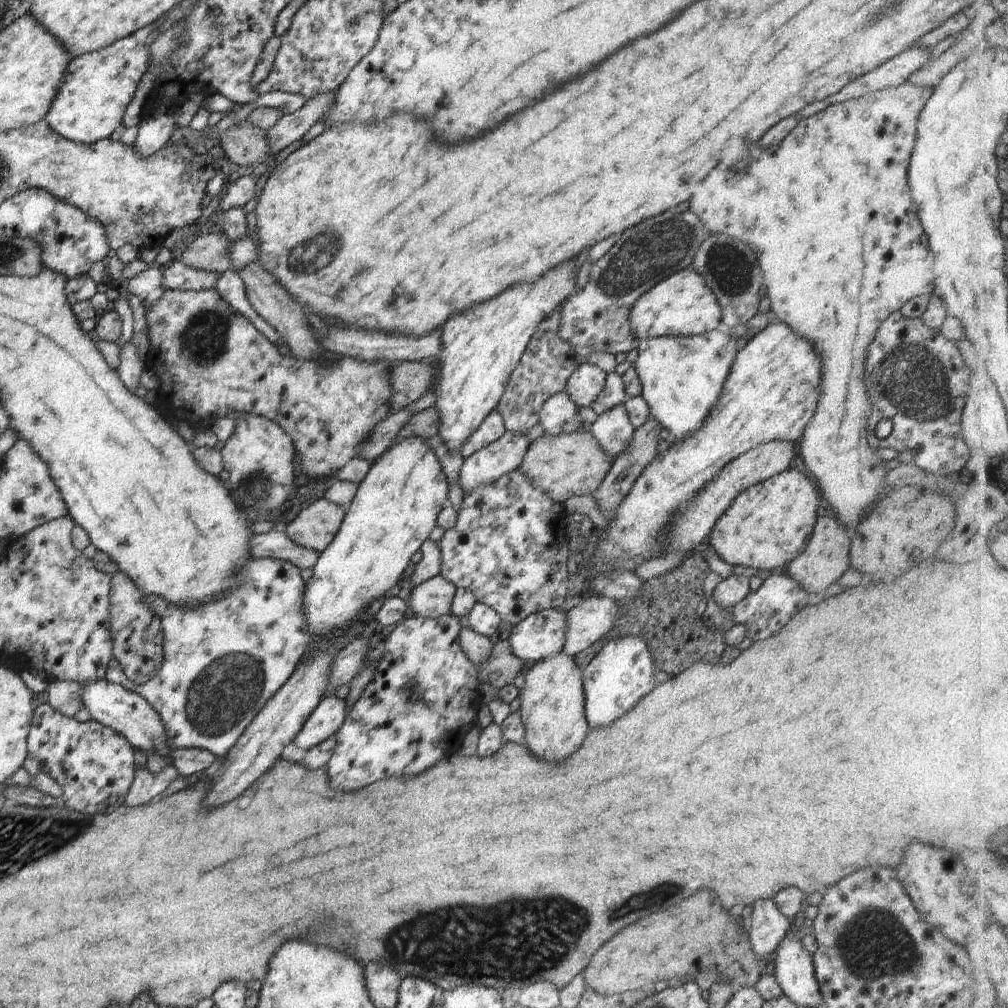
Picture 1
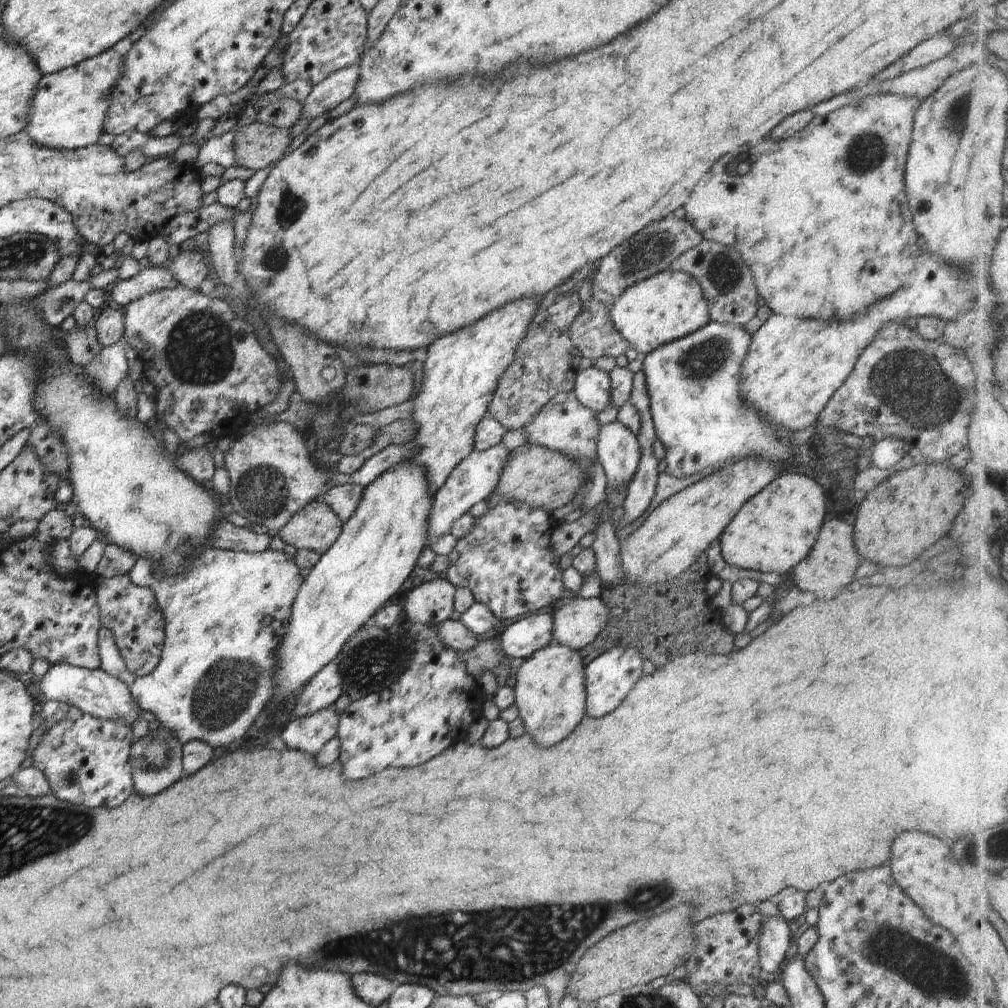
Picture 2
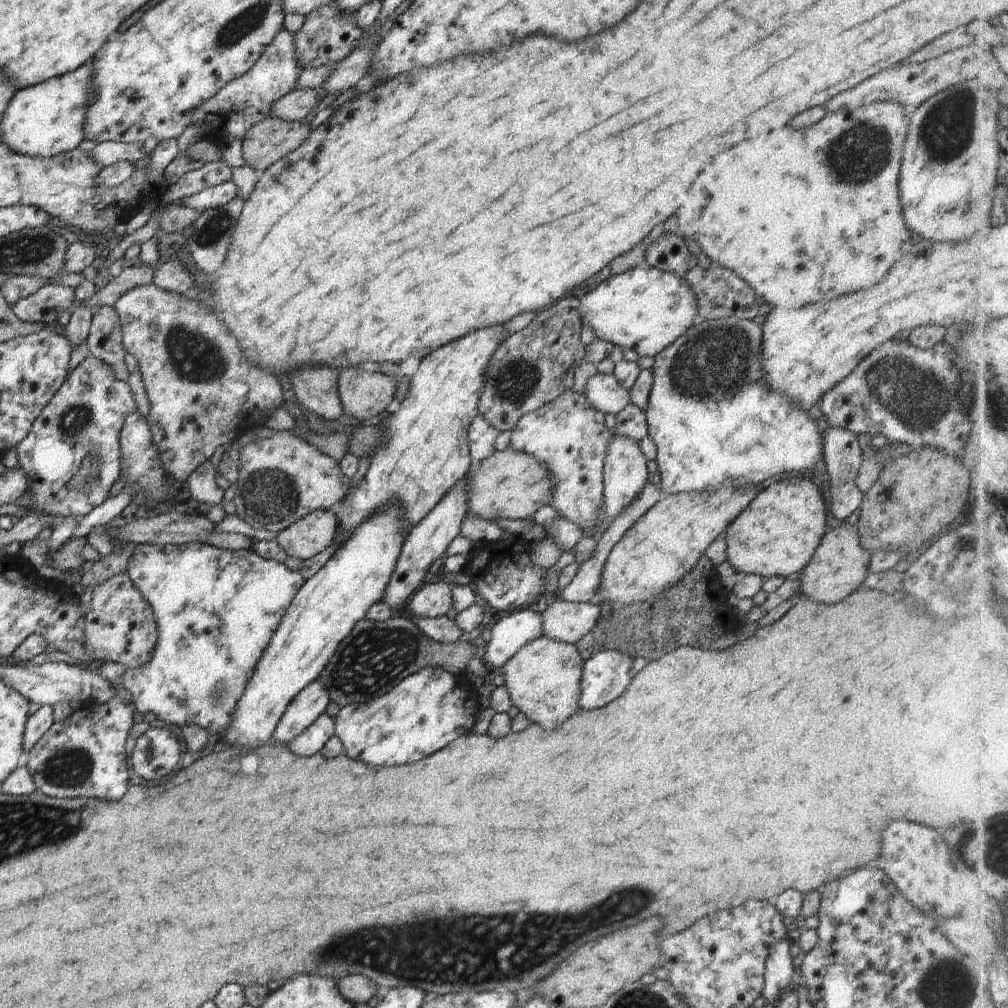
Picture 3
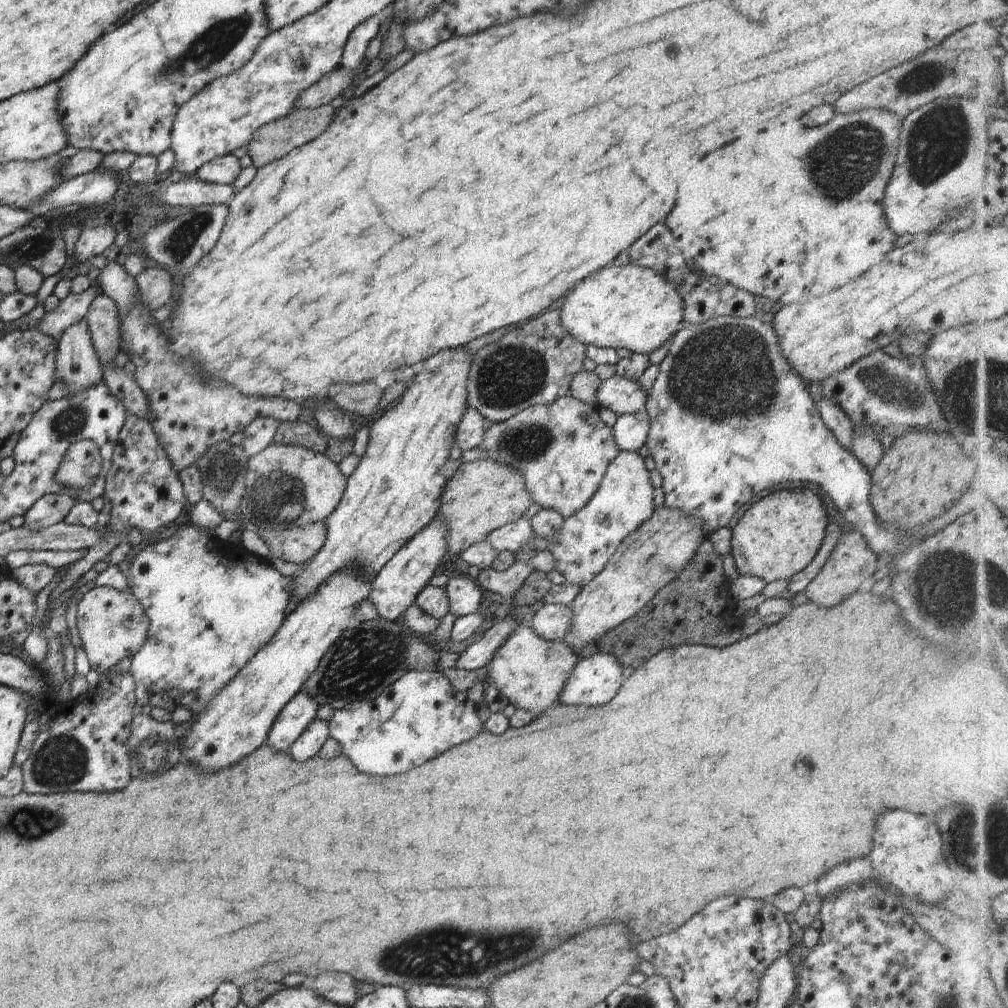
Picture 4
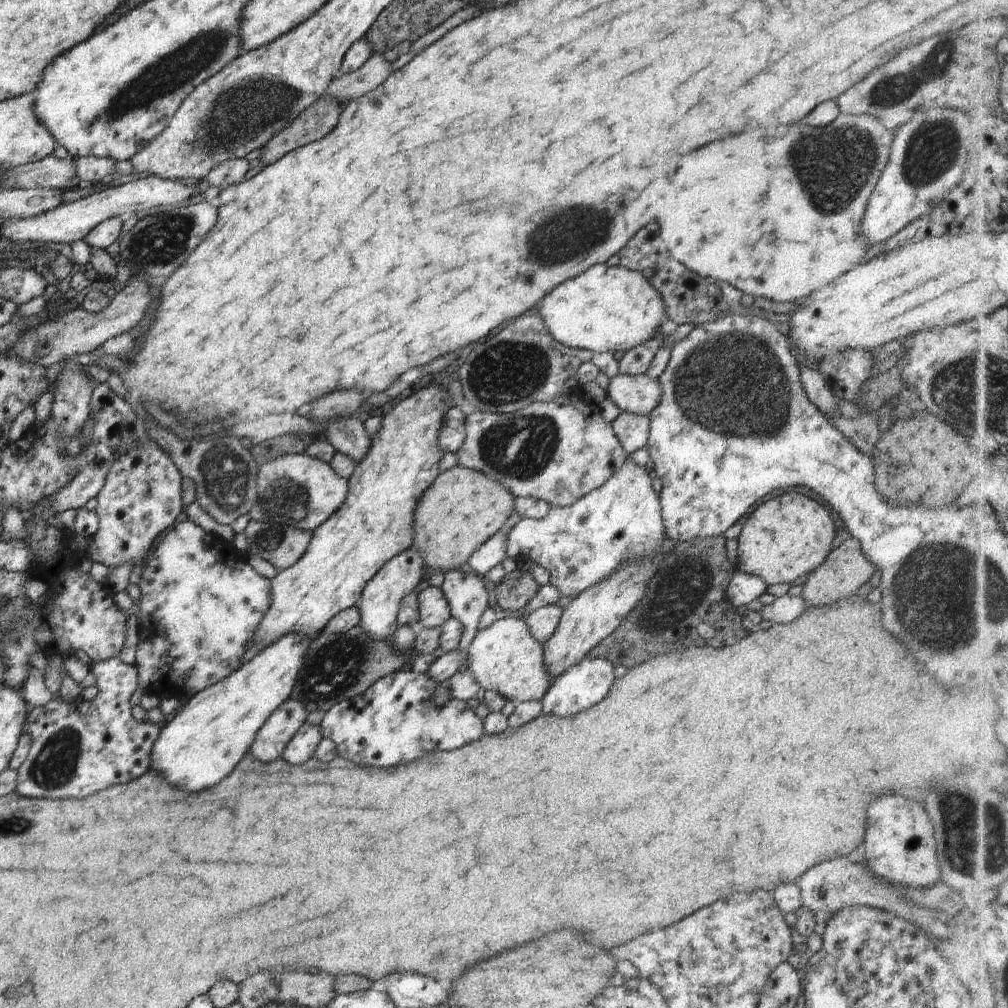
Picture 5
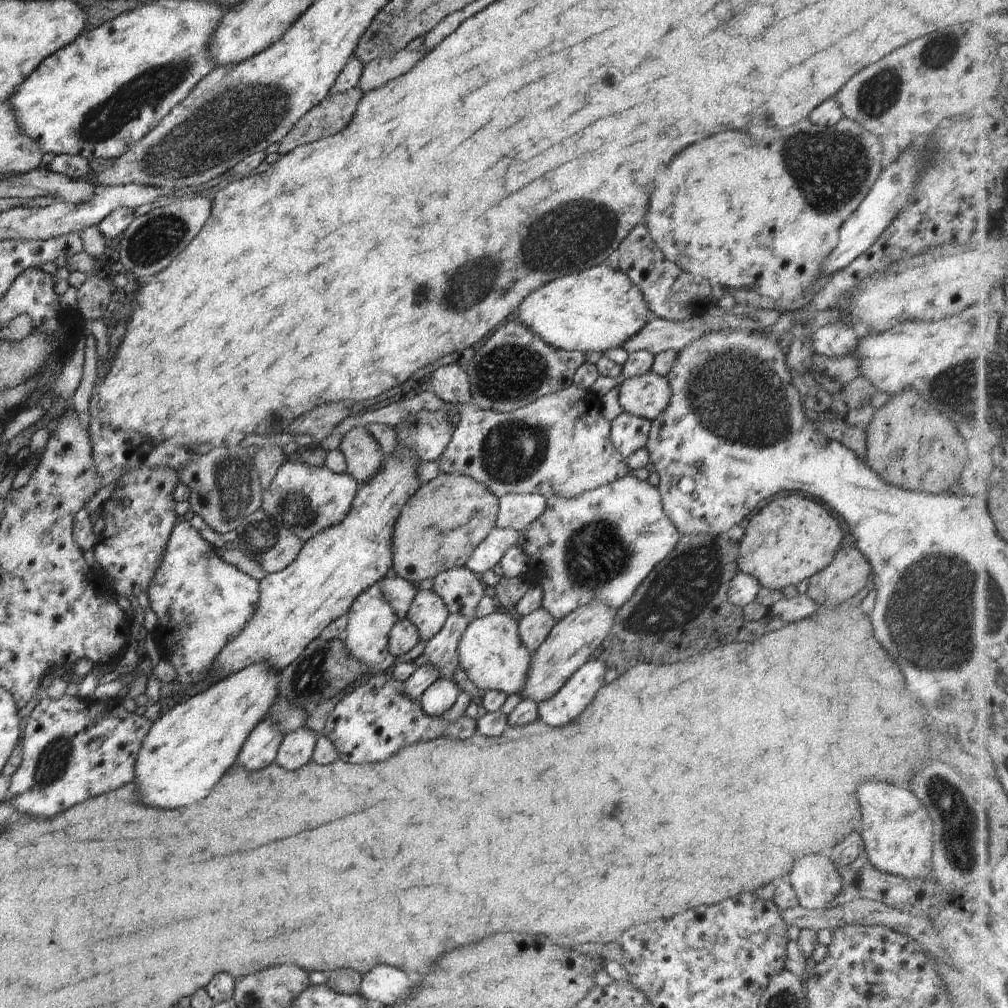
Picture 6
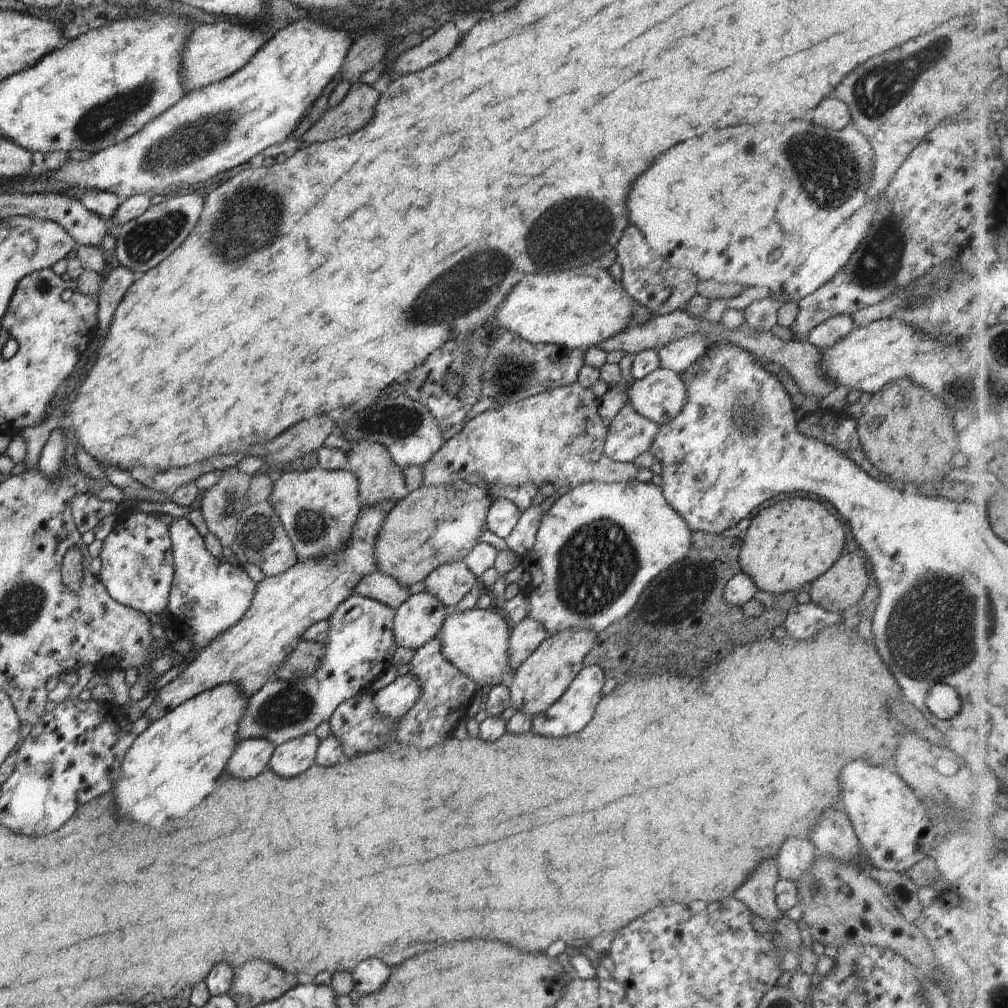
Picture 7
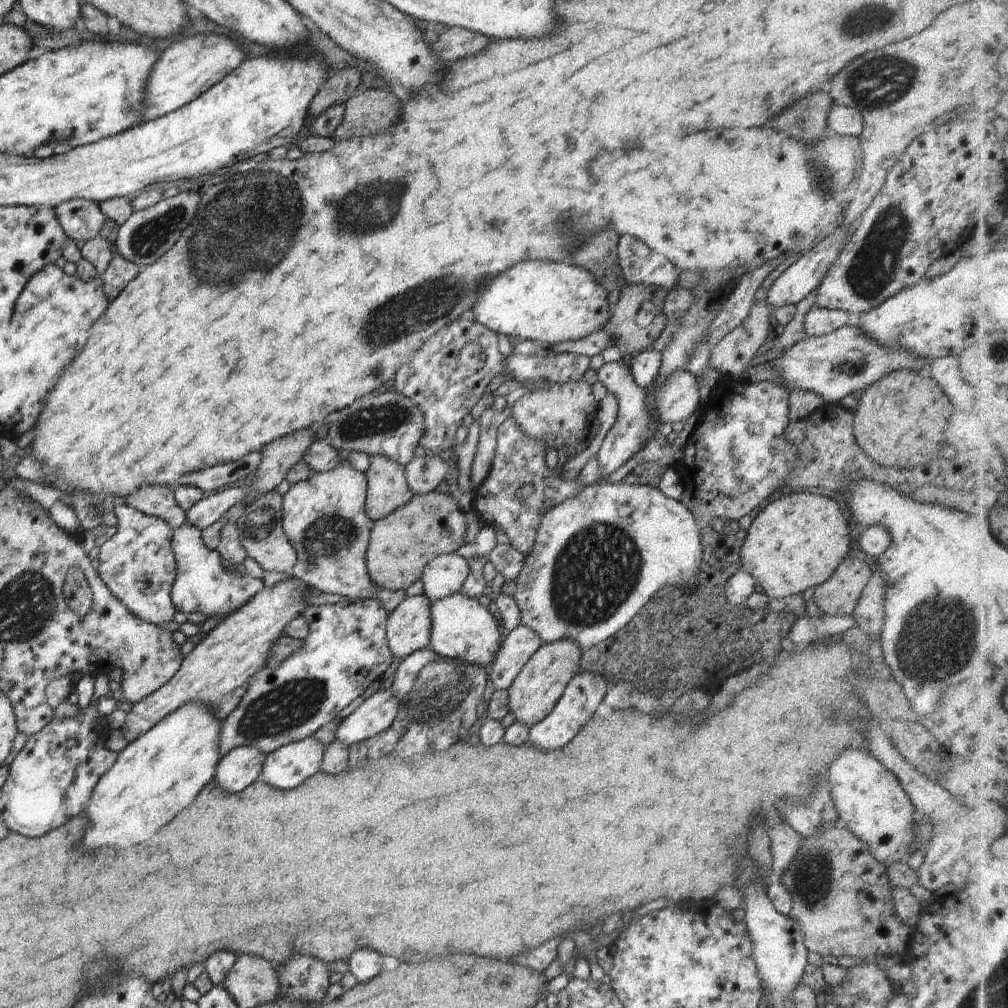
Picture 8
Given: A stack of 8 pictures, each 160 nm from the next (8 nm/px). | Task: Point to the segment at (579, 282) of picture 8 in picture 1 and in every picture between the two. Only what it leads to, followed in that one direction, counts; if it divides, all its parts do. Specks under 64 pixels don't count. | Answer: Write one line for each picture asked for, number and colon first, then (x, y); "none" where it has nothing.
1: (682, 305)
2: (651, 313)
3: (645, 309)
4: (632, 307)
5: (605, 308)
6: (598, 308)
7: (579, 308)

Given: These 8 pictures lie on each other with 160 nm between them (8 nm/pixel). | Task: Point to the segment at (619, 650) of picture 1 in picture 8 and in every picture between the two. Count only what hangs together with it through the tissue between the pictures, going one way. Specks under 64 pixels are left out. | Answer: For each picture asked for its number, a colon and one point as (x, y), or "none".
2: (609, 678)
3: (605, 676)
4: (595, 680)
5: (584, 685)
6: (579, 690)
7: (575, 708)
8: (585, 691)

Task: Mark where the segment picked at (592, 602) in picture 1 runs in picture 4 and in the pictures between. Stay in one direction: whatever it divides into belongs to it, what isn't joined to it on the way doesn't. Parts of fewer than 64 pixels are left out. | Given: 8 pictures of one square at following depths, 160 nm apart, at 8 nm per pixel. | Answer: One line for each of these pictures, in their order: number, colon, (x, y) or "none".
2: (578, 623)
3: (564, 621)
4: (550, 621)

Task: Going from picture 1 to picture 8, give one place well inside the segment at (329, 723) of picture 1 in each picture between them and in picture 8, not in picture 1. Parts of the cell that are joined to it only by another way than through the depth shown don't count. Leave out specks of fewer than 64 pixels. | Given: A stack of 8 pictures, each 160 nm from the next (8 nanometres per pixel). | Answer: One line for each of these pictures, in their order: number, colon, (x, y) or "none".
2: (309, 734)
3: (310, 741)
4: (307, 745)
5: (302, 745)
6: (296, 749)
7: (291, 758)
8: (288, 766)

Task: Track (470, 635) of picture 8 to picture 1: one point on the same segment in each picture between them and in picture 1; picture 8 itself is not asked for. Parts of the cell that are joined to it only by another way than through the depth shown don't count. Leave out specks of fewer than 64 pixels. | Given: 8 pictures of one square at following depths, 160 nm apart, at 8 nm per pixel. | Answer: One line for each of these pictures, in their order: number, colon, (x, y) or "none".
1: (553, 702)
2: (550, 694)
3: (543, 678)
4: (531, 671)
5: (505, 657)
6: (491, 653)
7: (476, 641)

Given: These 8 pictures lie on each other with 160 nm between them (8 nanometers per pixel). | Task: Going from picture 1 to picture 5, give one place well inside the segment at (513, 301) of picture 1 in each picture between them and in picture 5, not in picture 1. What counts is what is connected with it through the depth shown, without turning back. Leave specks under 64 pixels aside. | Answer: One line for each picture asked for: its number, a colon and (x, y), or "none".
2: (462, 369)
3: (426, 452)
4: (412, 453)
5: (375, 522)

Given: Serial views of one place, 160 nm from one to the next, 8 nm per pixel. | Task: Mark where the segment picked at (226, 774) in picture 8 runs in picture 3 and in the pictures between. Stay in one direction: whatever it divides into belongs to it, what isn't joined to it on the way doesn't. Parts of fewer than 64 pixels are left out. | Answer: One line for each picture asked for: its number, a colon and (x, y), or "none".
3: (310, 702)
4: (293, 719)
5: (271, 740)
6: (260, 749)
7: (251, 756)

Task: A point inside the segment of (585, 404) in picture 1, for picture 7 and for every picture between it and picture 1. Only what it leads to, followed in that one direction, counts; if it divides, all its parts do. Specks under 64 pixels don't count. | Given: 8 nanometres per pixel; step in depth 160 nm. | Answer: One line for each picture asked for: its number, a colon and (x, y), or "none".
2: (592, 387)
3: (603, 391)
4: (623, 396)
5: (639, 394)
6: (648, 395)
7: (659, 397)

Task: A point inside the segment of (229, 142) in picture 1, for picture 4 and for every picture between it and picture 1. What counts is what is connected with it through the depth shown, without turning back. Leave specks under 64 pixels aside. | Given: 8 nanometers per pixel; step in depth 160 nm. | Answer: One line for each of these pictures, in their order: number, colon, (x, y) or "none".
2: (256, 146)
3: (270, 140)
4: (270, 142)

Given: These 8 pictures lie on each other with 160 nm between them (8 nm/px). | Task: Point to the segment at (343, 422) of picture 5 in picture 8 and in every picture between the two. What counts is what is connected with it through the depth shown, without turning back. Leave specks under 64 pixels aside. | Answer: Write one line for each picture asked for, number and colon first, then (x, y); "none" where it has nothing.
6: (364, 455)
7: (380, 478)
8: (388, 489)

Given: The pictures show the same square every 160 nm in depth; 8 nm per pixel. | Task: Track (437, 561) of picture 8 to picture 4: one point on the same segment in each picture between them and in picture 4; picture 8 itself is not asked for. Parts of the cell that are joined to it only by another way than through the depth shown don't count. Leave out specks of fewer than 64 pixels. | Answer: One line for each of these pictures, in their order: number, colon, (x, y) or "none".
4: (465, 598)
5: (467, 597)
6: (461, 590)
7: (450, 583)

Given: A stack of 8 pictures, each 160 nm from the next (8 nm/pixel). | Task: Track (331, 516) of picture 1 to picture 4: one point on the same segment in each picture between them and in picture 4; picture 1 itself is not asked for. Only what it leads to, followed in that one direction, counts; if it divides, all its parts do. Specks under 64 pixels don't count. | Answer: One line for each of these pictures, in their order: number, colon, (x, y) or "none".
2: (315, 528)
3: (308, 536)
4: (299, 544)

